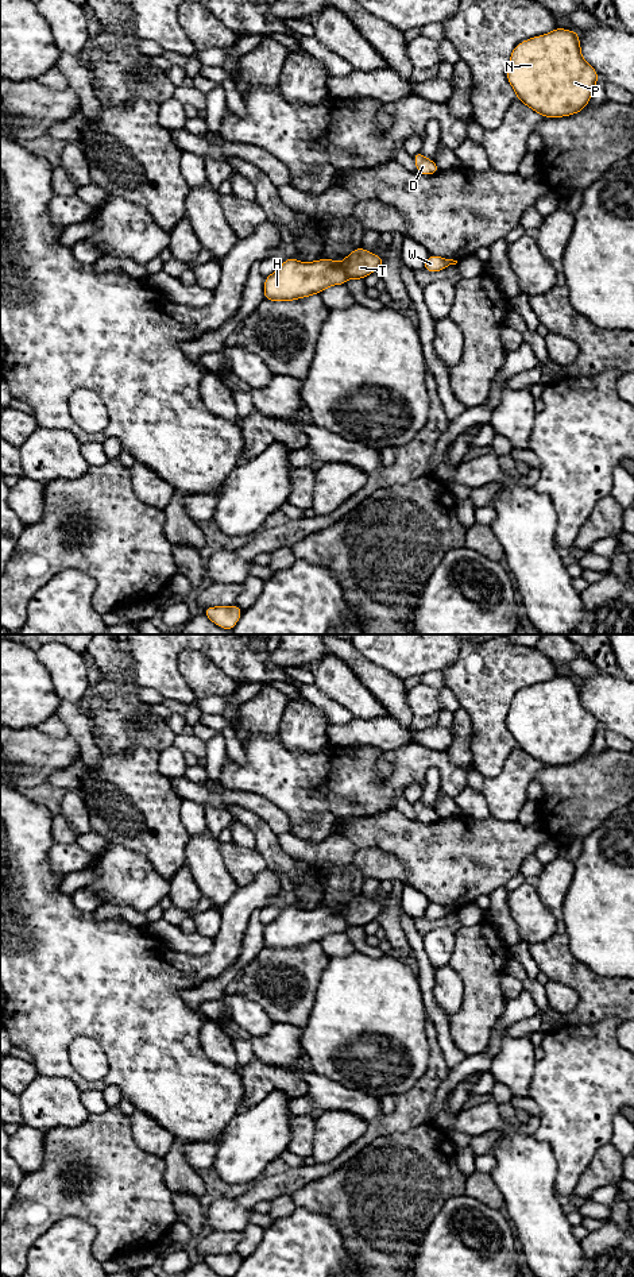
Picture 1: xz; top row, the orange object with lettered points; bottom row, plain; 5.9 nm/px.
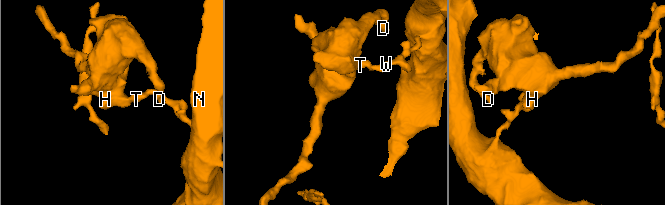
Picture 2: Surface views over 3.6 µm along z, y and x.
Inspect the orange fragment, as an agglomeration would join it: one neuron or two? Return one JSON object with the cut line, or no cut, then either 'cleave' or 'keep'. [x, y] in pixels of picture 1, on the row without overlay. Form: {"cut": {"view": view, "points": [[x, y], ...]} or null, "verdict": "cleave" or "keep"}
{"cut": {"view": "xz", "points": [[340, 913], [348, 925]]}, "verdict": "cleave"}

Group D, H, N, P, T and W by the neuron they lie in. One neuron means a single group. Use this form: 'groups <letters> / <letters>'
groups D H / N P T W

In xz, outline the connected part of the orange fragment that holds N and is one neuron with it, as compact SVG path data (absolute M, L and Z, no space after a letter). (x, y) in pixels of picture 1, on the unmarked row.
M556 675L518 691L506 725L527 756L542 765L564 765L588 753L599 722L583 706L577 679Z

